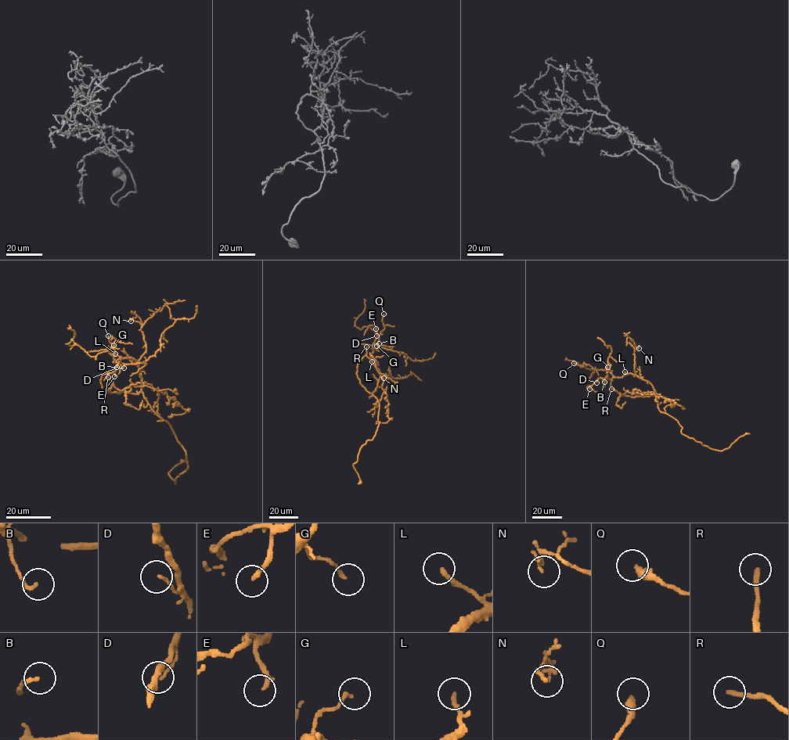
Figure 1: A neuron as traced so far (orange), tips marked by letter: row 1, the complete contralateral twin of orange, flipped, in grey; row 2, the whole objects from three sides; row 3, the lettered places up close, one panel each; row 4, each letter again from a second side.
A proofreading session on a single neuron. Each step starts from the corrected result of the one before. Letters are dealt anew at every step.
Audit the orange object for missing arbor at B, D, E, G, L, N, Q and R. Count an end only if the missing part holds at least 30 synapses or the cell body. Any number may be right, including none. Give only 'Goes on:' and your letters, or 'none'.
Goes on: E, L, R

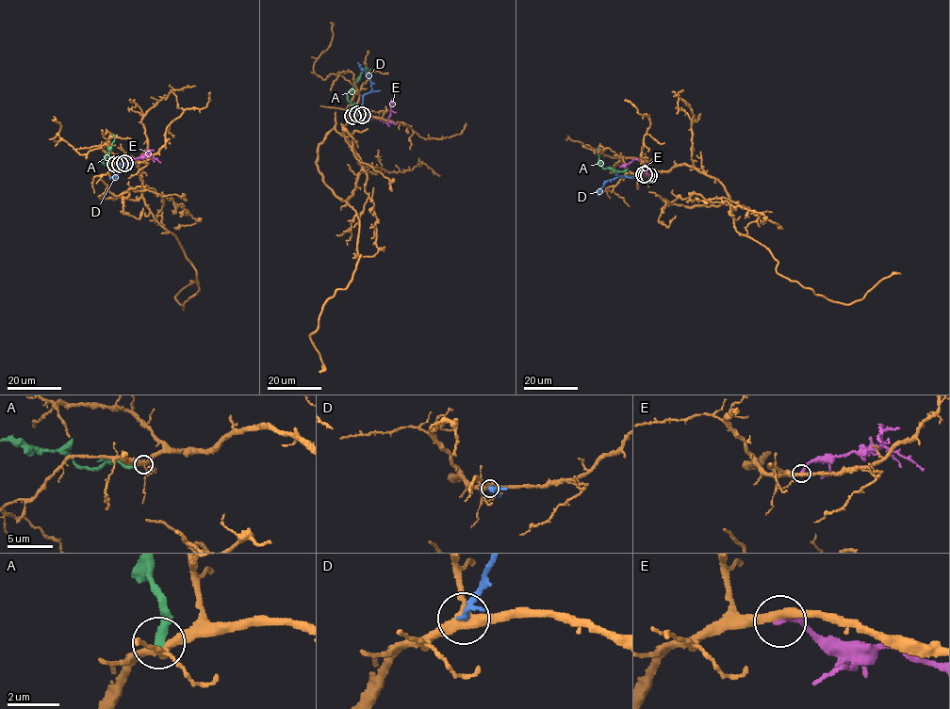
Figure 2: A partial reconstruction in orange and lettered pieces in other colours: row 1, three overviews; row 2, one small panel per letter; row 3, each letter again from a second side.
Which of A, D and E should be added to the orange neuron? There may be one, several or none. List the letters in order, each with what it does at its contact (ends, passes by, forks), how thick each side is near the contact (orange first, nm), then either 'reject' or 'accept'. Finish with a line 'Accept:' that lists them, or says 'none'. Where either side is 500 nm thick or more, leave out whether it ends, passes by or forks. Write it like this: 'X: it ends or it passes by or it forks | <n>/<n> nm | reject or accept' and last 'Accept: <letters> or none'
A: it ends | 280/340 nm | reject
D: it ends | 400/240 nm | reject
E: it ends | 320/240 nm | reject
Accept: none

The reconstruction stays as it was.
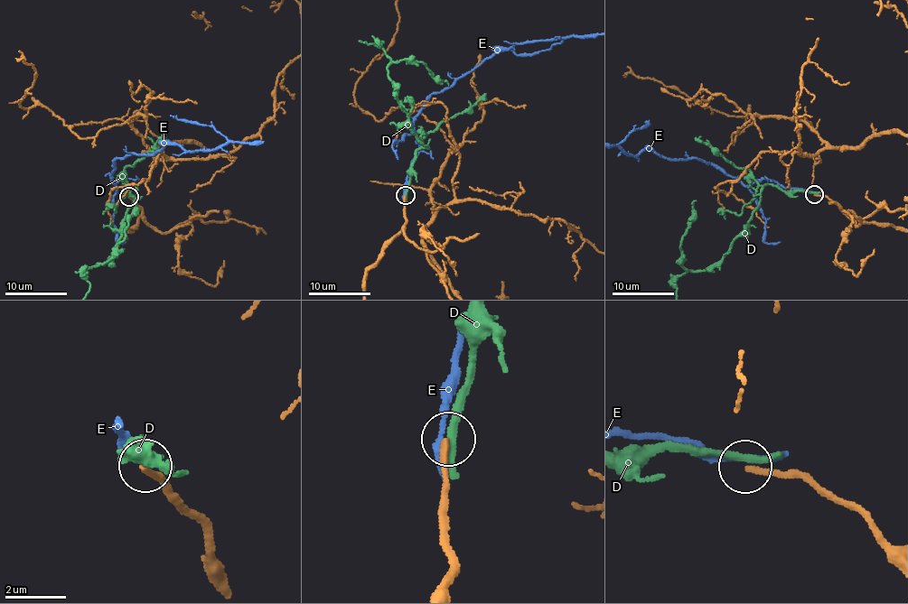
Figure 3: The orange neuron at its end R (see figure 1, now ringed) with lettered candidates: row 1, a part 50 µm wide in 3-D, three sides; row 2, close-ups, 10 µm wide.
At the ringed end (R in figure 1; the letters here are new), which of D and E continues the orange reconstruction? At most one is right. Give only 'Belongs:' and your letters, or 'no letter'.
Belongs: no letter

